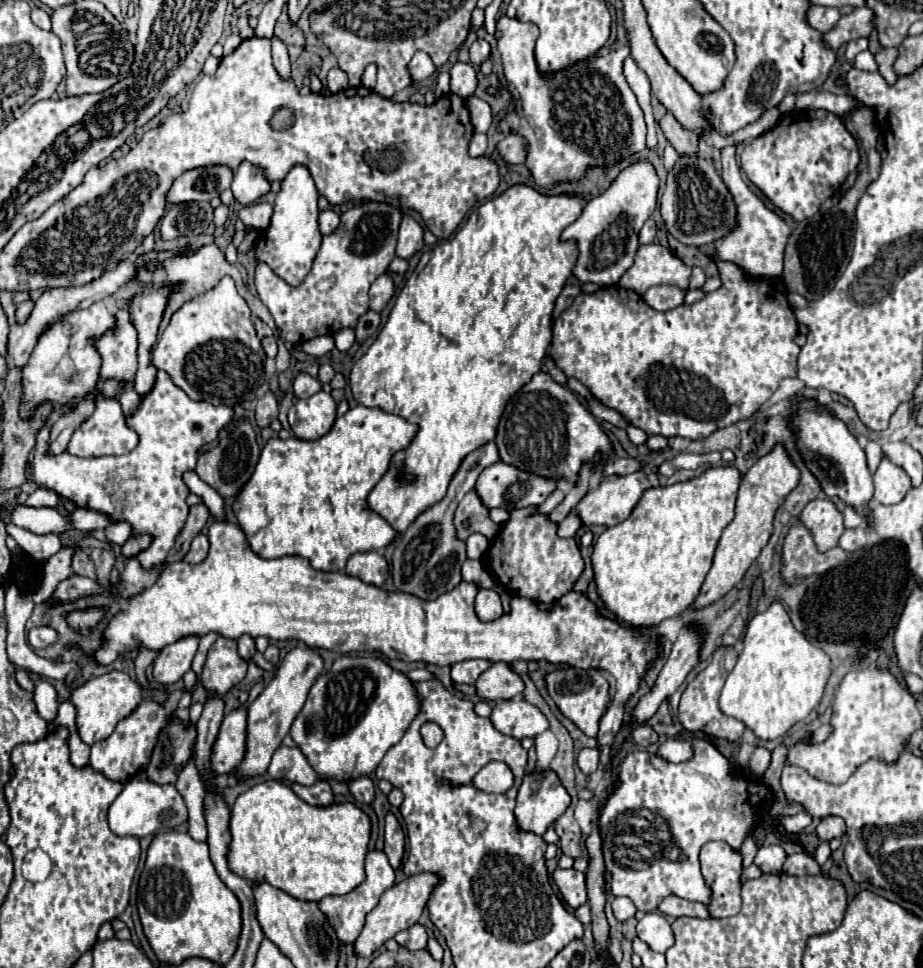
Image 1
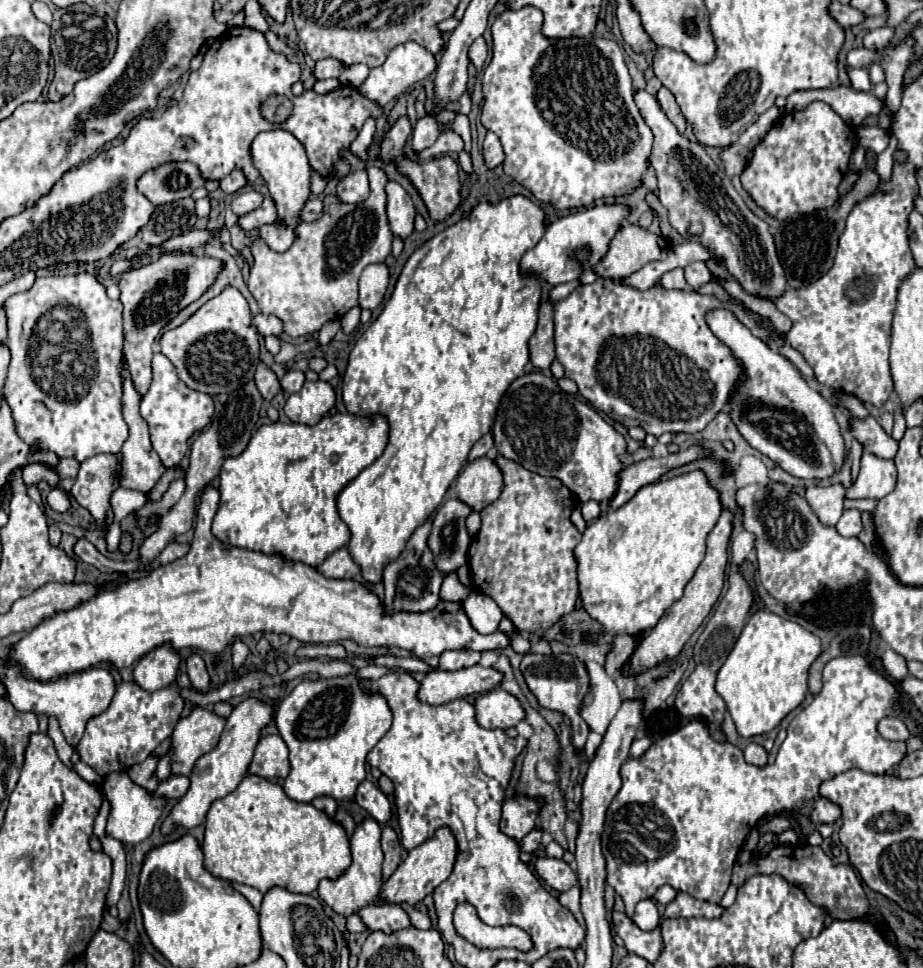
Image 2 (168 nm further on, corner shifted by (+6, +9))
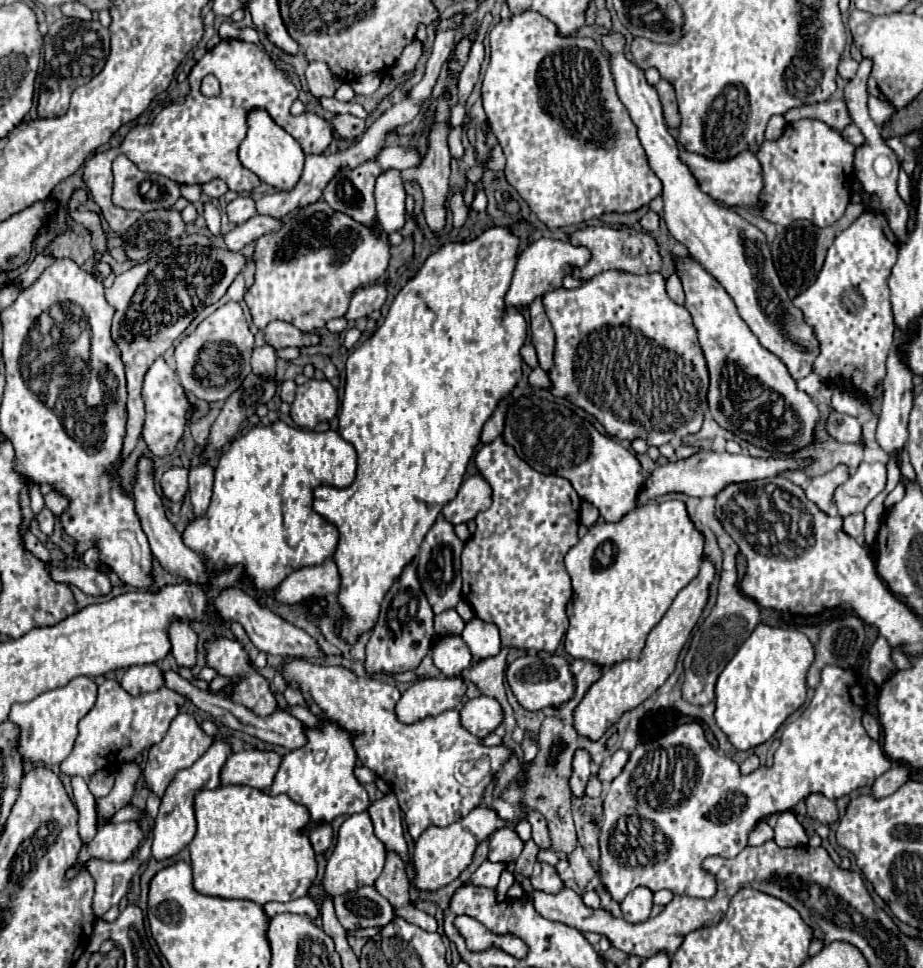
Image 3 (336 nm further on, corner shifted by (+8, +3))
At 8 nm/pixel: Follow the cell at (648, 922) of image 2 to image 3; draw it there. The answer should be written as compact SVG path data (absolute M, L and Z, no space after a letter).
M638 886L634 888L622 902L620 902L620 908L622 908L622 916L628 920L628 922L644 922L646 918L650 918L650 910L652 910L652 892L644 886Z

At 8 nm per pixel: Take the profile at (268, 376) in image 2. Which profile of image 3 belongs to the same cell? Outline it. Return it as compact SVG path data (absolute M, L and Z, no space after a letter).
M268 344L254 348L252 352L252 372L254 374L266 374L268 378L274 378L276 374L276 350Z

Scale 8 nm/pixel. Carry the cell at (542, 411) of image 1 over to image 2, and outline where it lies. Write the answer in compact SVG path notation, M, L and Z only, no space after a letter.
M542 372L524 374L510 384L498 406L492 436L498 454L540 476L558 478L582 502L596 500L604 504L612 498L612 492L616 492L616 476L624 468L624 464L618 460L618 454L626 452L624 436L616 432L608 422L604 422L604 418L592 406L560 390L558 382L554 378L544 376Z

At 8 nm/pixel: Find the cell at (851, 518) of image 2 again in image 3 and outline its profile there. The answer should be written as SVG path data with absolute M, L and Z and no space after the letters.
M850 514L844 518L844 530L846 534L850 534L852 538L860 538L864 534L864 514Z

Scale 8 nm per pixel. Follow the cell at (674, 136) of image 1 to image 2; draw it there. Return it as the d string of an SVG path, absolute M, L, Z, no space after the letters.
M662 88L662 90L656 94L656 98L658 98L664 114L668 116L668 120L678 128L680 134L684 134L684 130L686 130L686 118L682 116L682 112L680 112L680 108L678 108L672 92L670 92L668 88Z

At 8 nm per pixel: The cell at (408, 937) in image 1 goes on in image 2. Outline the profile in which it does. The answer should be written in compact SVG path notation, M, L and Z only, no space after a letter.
M368 904L358 912L368 930L380 930L384 934L394 934L398 930L410 928L410 916L404 908L394 904Z

